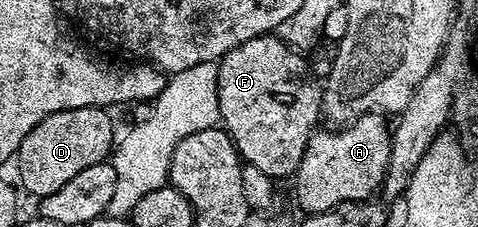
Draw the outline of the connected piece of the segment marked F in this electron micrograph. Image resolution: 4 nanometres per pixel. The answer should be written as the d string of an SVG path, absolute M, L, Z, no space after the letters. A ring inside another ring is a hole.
M279 36L254 37L233 47L220 57L217 64L217 95L219 120L222 128L231 134L235 150L244 162L253 164L272 179L290 178L301 163L301 155L321 121L323 111L323 86L320 78L311 74L302 52L285 44Z

